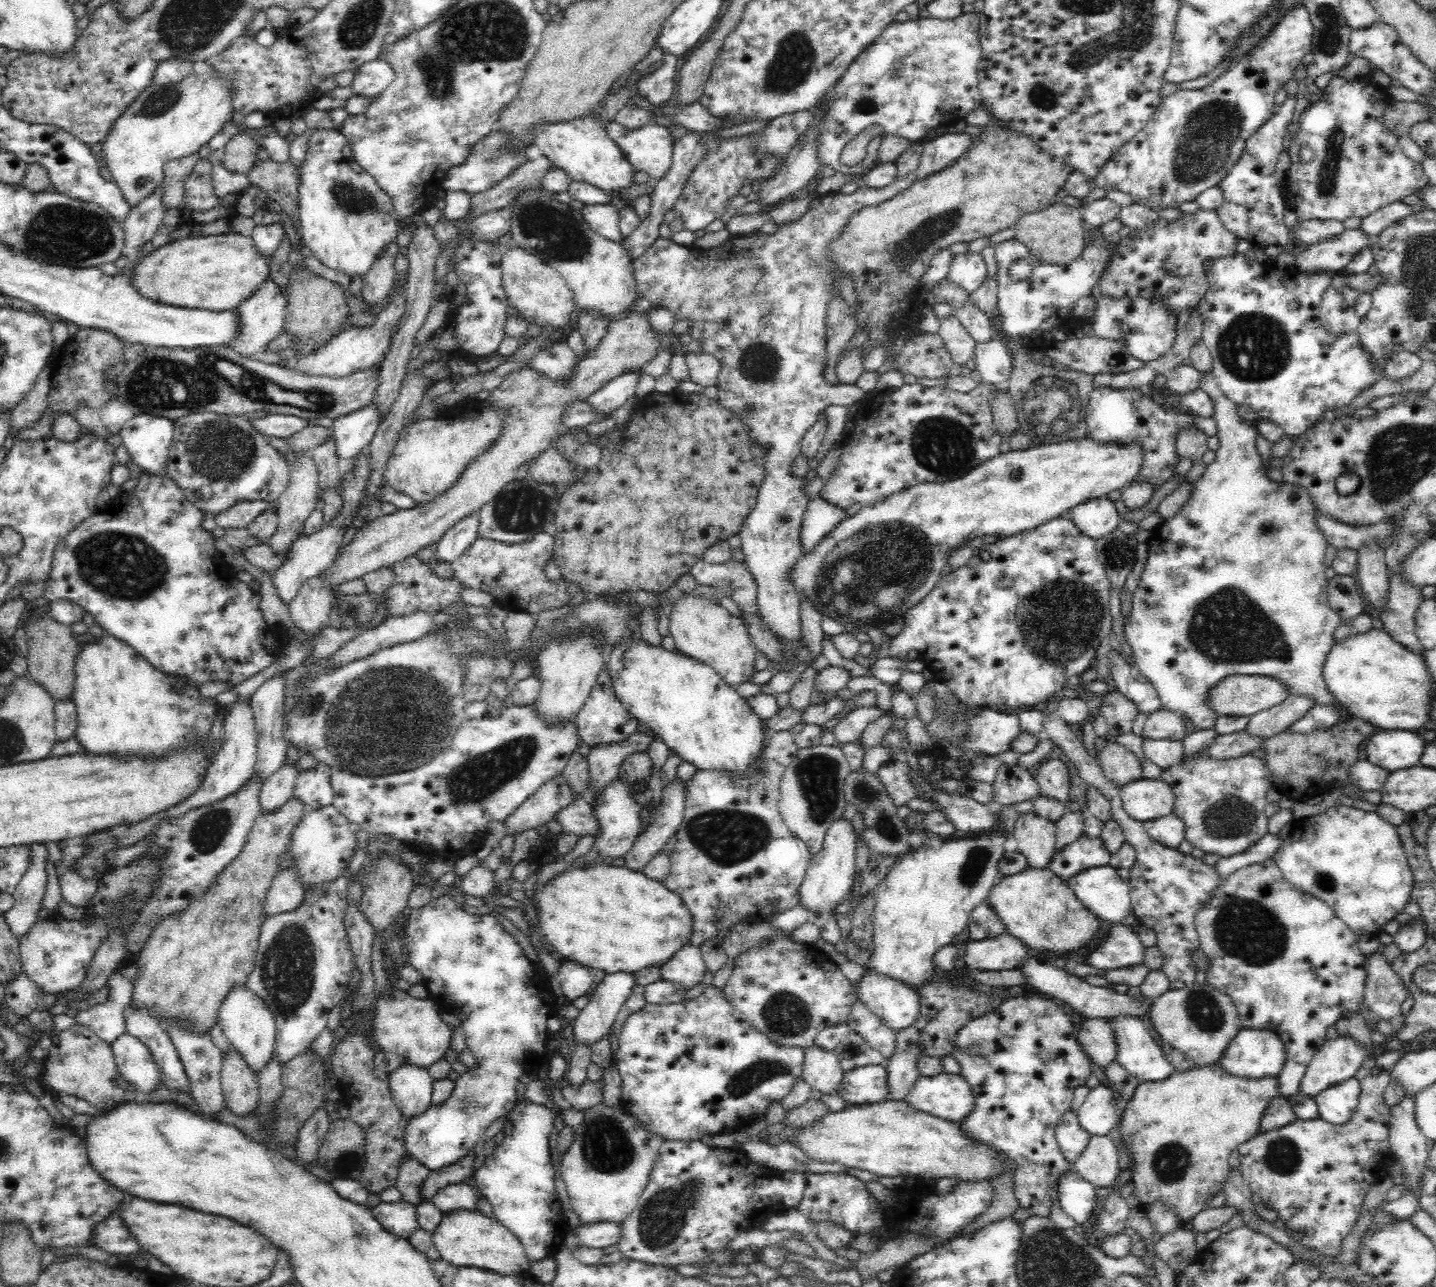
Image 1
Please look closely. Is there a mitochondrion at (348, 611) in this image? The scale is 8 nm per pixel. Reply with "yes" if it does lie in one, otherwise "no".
yes

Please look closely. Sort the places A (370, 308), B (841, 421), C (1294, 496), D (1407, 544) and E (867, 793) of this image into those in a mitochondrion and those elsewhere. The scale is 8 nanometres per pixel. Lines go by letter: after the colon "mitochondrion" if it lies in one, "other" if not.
A: other
B: other
C: other
D: other
E: mitochondrion

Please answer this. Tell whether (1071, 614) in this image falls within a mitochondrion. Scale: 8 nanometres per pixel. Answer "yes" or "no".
yes

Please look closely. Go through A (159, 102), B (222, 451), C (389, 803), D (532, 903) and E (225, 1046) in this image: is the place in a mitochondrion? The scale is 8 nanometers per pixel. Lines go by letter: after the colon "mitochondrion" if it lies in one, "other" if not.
A: mitochondrion
B: mitochondrion
C: other
D: other
E: other

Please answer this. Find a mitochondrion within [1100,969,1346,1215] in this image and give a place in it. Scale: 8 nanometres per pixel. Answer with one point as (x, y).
(1200, 1007)

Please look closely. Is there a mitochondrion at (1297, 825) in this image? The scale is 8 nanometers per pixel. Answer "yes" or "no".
no

